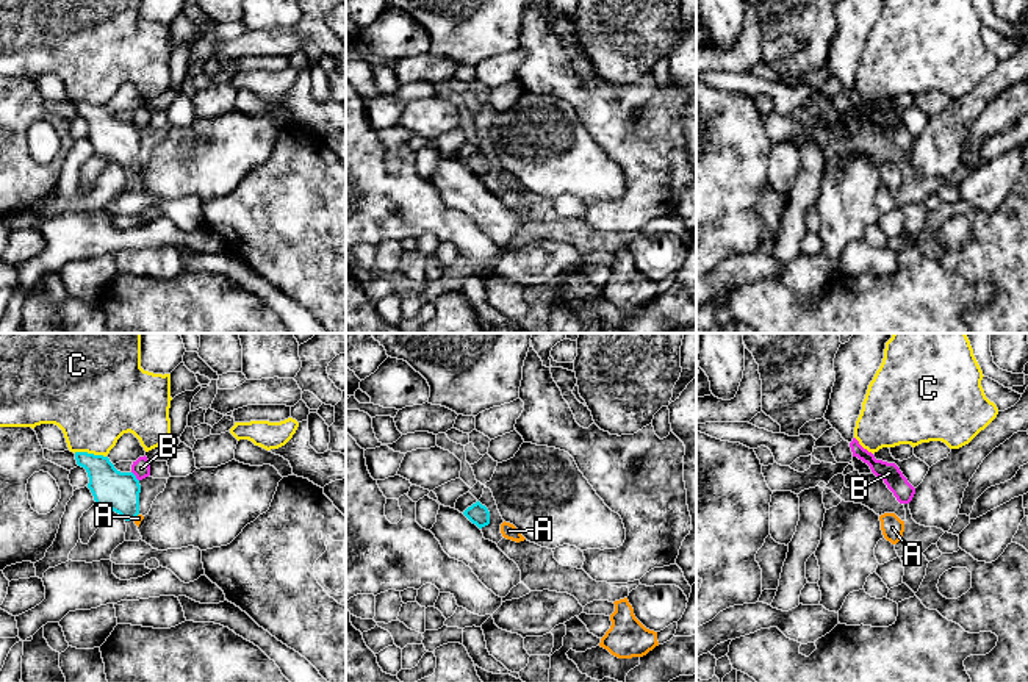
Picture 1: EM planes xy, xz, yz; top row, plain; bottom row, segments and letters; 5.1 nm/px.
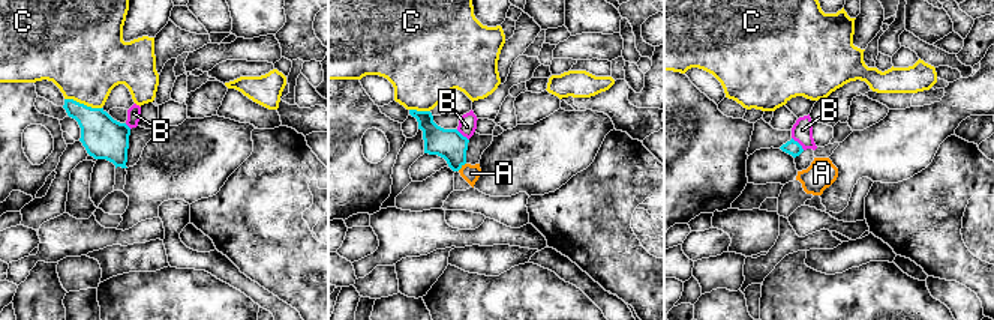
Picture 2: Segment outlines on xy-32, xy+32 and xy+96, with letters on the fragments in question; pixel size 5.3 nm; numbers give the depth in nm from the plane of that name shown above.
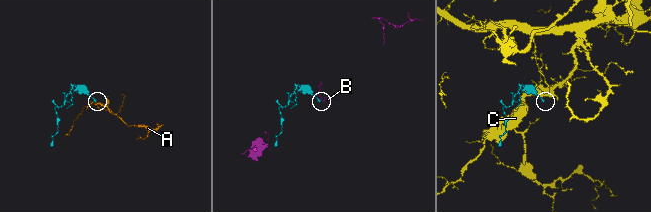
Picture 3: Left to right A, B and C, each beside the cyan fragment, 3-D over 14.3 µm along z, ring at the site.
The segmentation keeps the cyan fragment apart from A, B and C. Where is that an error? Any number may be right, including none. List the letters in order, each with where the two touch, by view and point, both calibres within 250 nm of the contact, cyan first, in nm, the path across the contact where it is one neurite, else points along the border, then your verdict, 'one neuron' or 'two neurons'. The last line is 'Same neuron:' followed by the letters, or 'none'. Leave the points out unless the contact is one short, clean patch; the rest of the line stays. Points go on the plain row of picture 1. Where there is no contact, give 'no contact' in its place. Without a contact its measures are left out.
A: xy (136, 165) | 200/40 nm | across xy (111, 138), (136, 165), (138, 168) | one neuron
B: xy (135, 125) | 200/100 nm | along xy (132, 121), (138, 130) | two neurons
C: xy (89, 104) | 200/420 nm | two neurons
Same neuron: A

